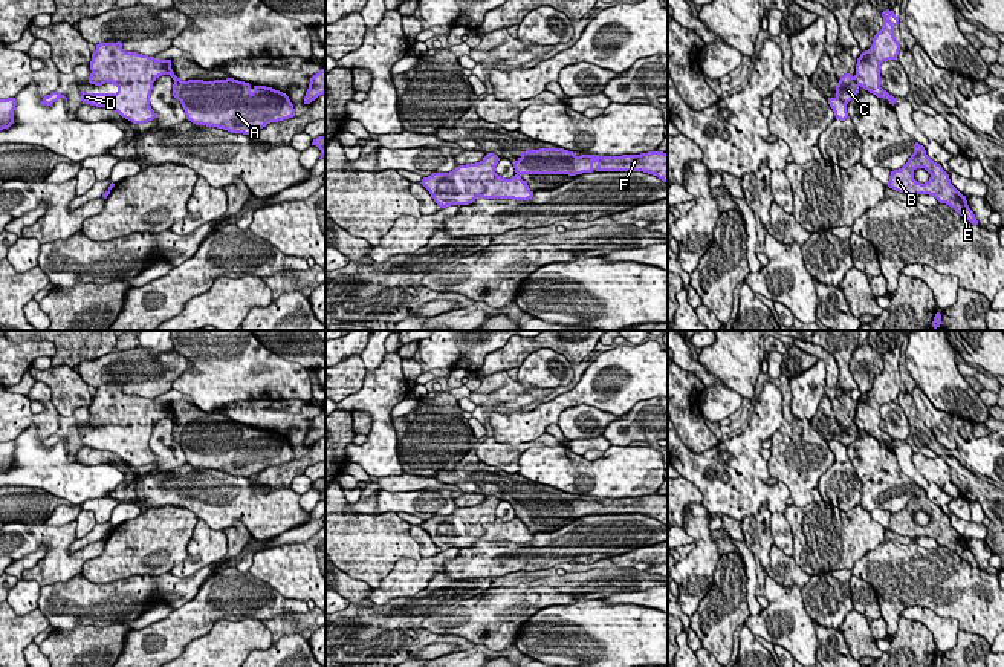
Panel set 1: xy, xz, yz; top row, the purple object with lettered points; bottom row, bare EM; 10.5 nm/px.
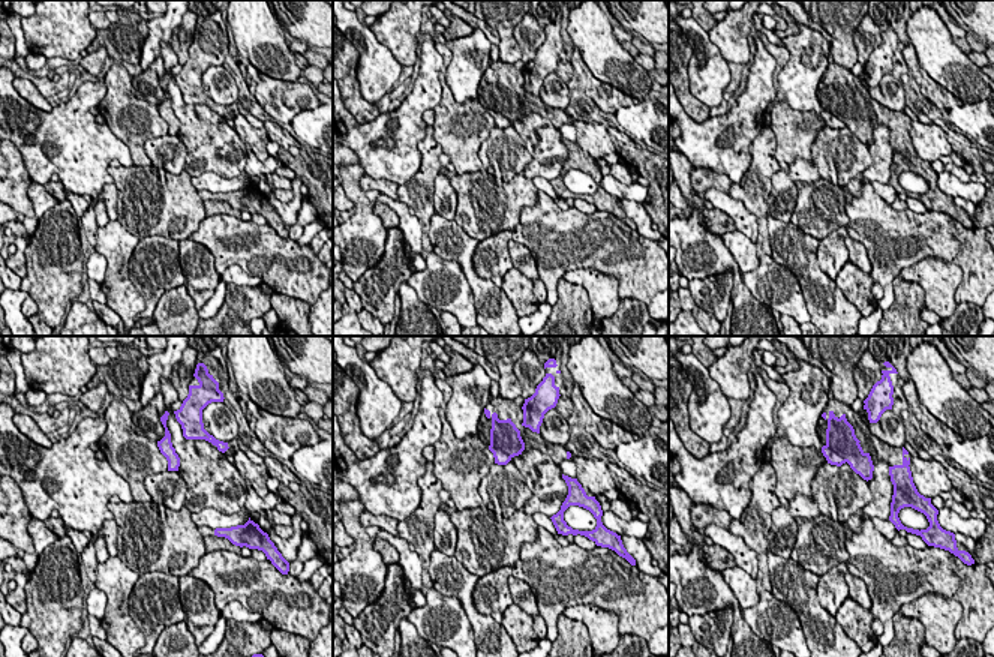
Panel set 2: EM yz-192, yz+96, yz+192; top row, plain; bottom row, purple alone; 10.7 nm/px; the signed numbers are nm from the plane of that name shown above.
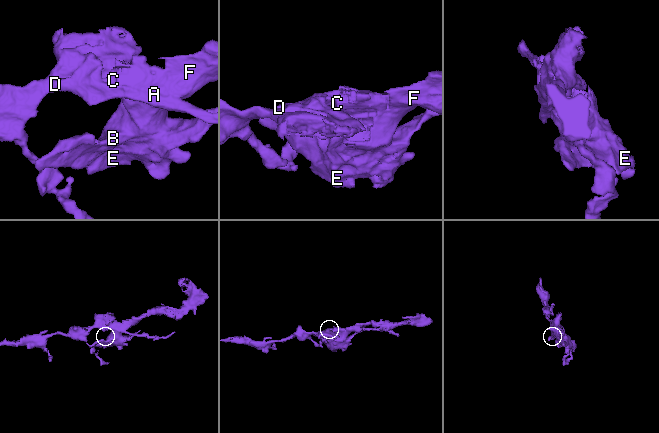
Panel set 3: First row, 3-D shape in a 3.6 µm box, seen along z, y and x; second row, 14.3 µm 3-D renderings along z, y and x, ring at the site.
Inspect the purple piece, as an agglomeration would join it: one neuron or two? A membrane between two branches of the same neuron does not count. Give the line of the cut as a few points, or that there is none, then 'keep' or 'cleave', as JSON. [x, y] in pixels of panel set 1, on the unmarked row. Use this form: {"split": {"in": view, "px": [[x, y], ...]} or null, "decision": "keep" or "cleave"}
{"split": {"in": "yz", "px": [[836, 439], [845, 447]]}, "decision": "cleave"}

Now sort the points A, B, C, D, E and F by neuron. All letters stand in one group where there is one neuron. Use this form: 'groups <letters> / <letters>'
groups A B C E F / D

